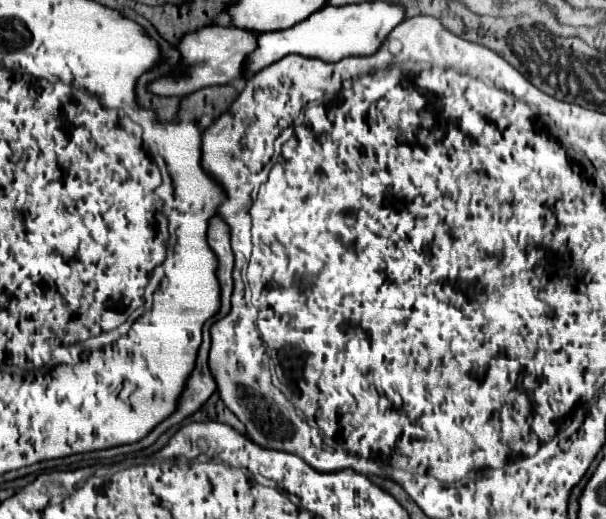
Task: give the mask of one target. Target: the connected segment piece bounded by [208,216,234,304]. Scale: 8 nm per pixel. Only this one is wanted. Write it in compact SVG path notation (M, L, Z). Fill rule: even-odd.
M214 216L210 220L208 244L218 258L218 280L220 280L220 288L222 288L222 304L230 304L230 296L232 296L232 288L234 288L234 280L232 280L234 252L230 248L230 228L220 216Z

